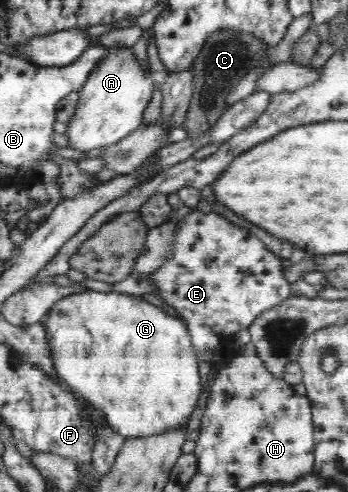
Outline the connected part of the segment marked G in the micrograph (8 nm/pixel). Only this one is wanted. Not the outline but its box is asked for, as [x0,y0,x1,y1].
[43,290,202,438]

